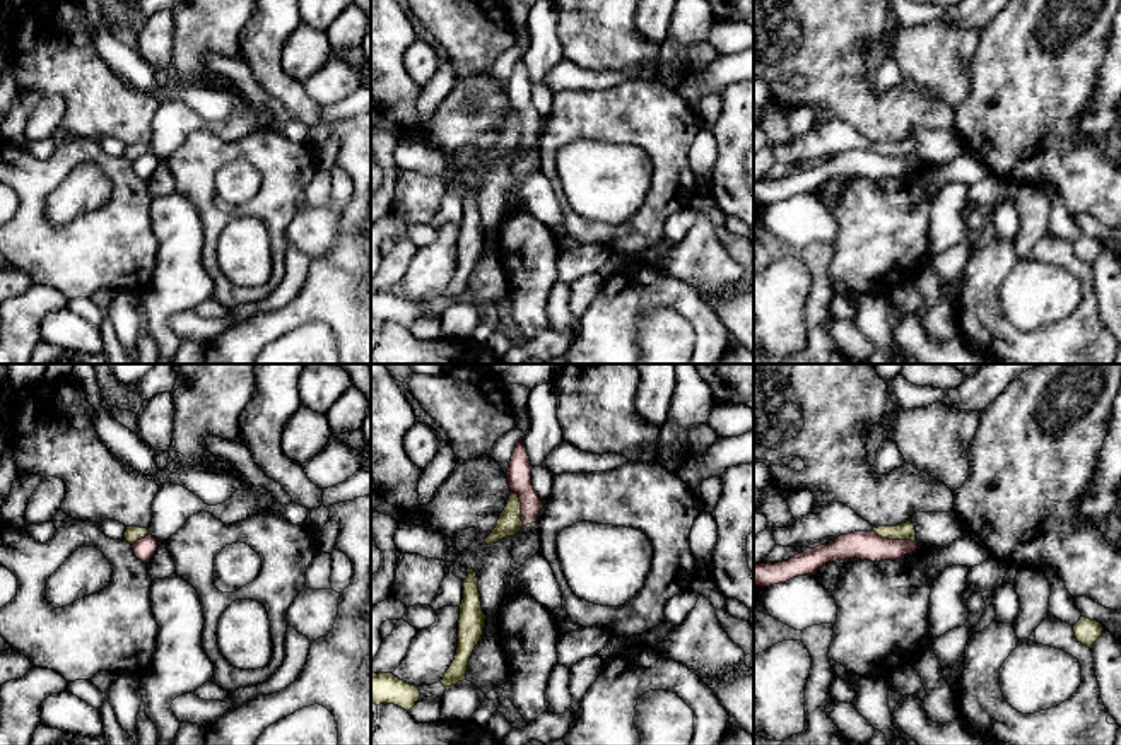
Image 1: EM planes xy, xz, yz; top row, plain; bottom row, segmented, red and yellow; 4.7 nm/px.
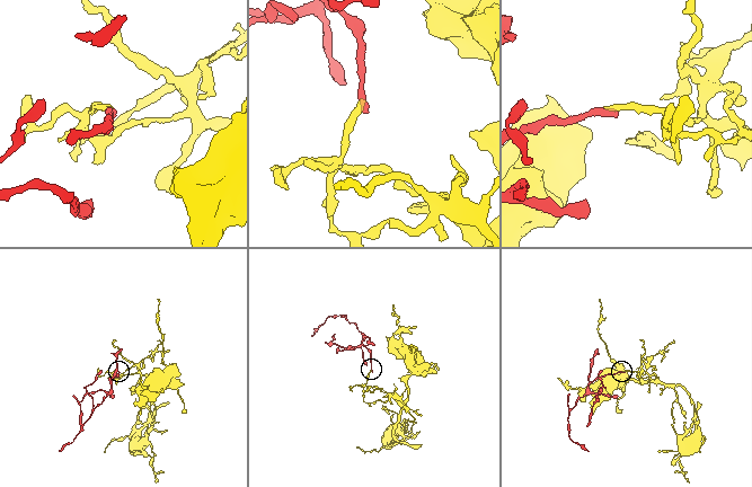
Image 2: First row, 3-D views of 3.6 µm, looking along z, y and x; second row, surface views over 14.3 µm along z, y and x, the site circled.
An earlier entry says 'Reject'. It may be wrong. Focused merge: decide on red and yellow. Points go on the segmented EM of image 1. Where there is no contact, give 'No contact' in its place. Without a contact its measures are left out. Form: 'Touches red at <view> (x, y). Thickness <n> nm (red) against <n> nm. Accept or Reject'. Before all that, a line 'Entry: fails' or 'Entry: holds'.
Entry: holds
Touches red at yz (896, 540). Thickness 140 nm (red) against 80 nm. Reject

